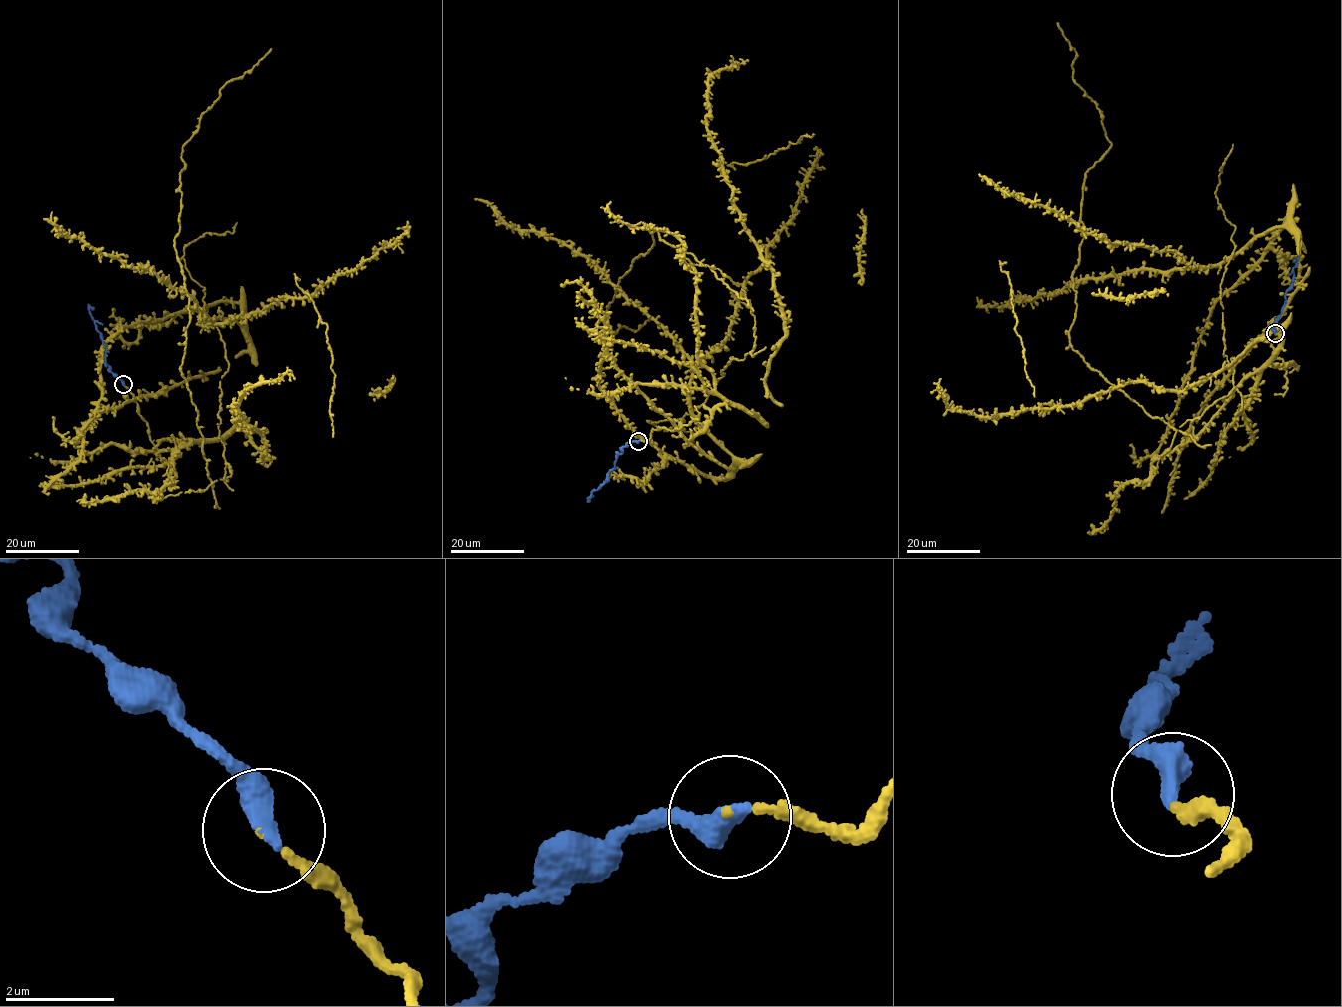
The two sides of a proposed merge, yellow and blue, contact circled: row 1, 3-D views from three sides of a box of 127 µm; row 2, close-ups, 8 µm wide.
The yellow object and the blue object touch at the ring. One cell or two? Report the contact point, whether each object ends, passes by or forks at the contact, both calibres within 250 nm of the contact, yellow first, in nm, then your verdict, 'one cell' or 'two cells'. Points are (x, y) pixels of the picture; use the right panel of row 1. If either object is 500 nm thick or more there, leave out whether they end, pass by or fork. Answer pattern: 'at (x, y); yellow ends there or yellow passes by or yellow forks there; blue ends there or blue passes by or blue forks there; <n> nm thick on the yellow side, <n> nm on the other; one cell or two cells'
at (1275, 333); yellow ends there; blue ends there; 90 nm thick on the yellow side, 460 nm on the other; one cell

